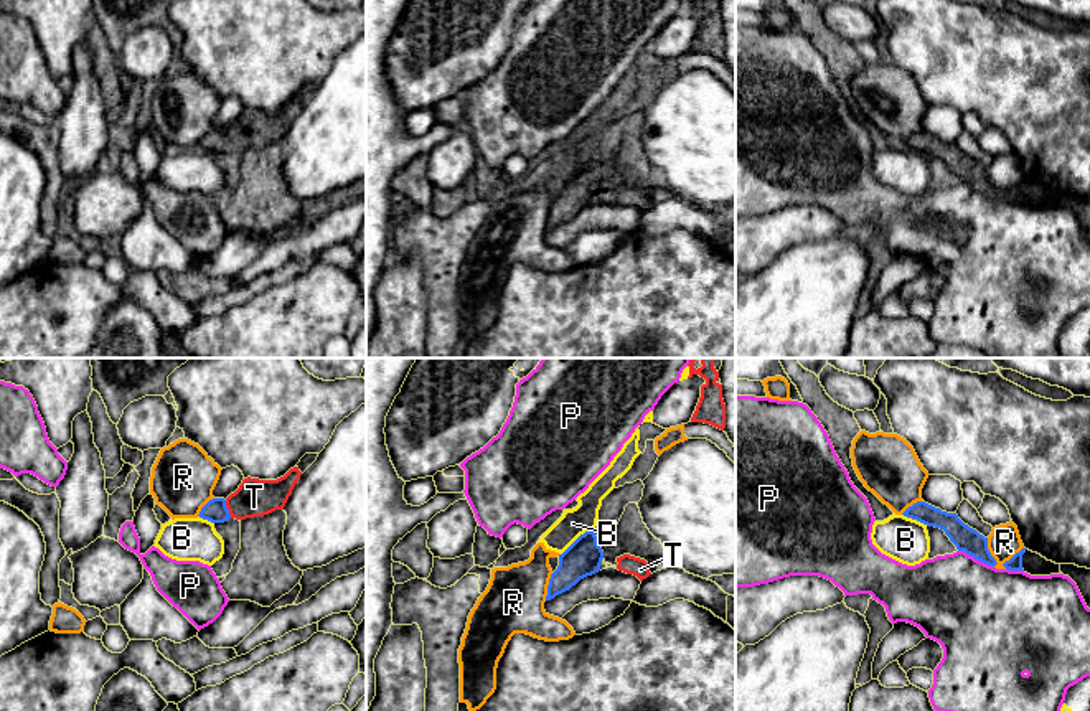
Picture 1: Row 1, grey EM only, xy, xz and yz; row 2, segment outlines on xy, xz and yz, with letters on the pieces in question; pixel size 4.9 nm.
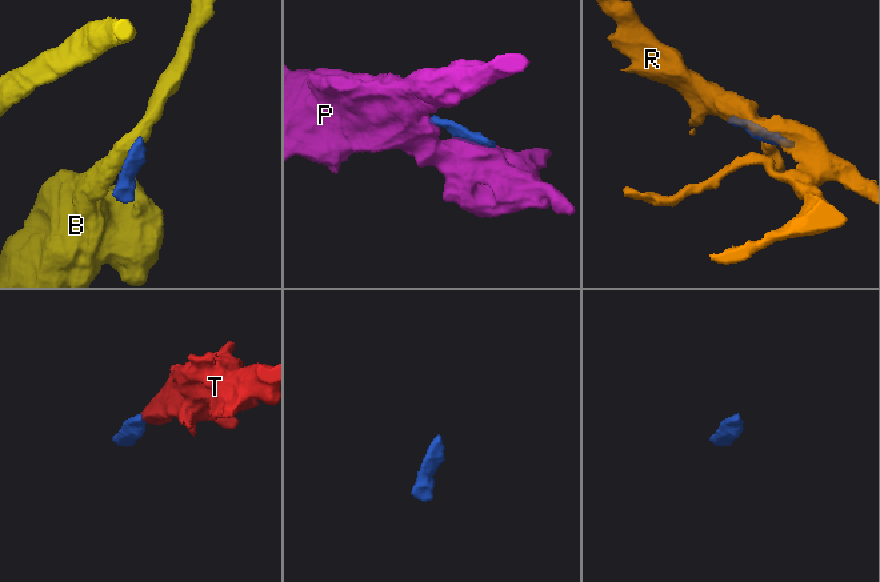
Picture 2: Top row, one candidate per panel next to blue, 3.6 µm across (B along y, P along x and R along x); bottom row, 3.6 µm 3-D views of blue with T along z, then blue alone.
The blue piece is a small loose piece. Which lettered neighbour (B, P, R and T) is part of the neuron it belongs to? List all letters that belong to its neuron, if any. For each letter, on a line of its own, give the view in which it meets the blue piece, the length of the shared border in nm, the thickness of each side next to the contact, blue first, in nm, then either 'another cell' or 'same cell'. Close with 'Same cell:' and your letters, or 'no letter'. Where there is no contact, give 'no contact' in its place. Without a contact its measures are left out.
B: xz | 220 nm | 180/140 nm | another cell
P: yz | 200 nm | 120/460 nm | another cell
R: yz | 150 nm | 120/160 nm | another cell
T: xy | 90 nm | 110/180 nm | same cell
Same cell: T

